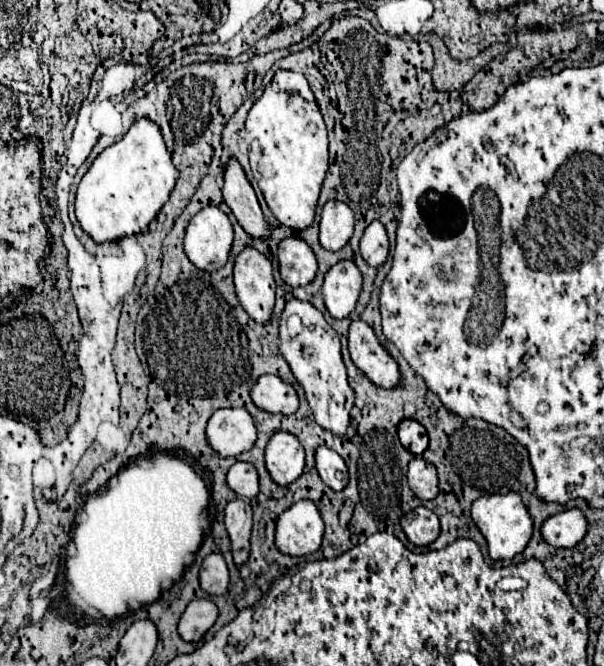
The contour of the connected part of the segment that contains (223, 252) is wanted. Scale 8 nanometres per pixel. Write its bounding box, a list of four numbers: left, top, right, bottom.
[184,207,234,271]

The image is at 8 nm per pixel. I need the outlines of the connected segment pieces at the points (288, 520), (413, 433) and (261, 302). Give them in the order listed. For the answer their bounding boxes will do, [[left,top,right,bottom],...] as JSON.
[[276,501,324,557],[398,419,428,455],[234,247,276,325]]

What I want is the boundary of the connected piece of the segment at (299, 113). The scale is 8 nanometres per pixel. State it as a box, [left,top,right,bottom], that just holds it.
[246,69,328,231]

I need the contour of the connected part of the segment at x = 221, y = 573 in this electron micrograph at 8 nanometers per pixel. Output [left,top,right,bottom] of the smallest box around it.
[200,553,228,595]

